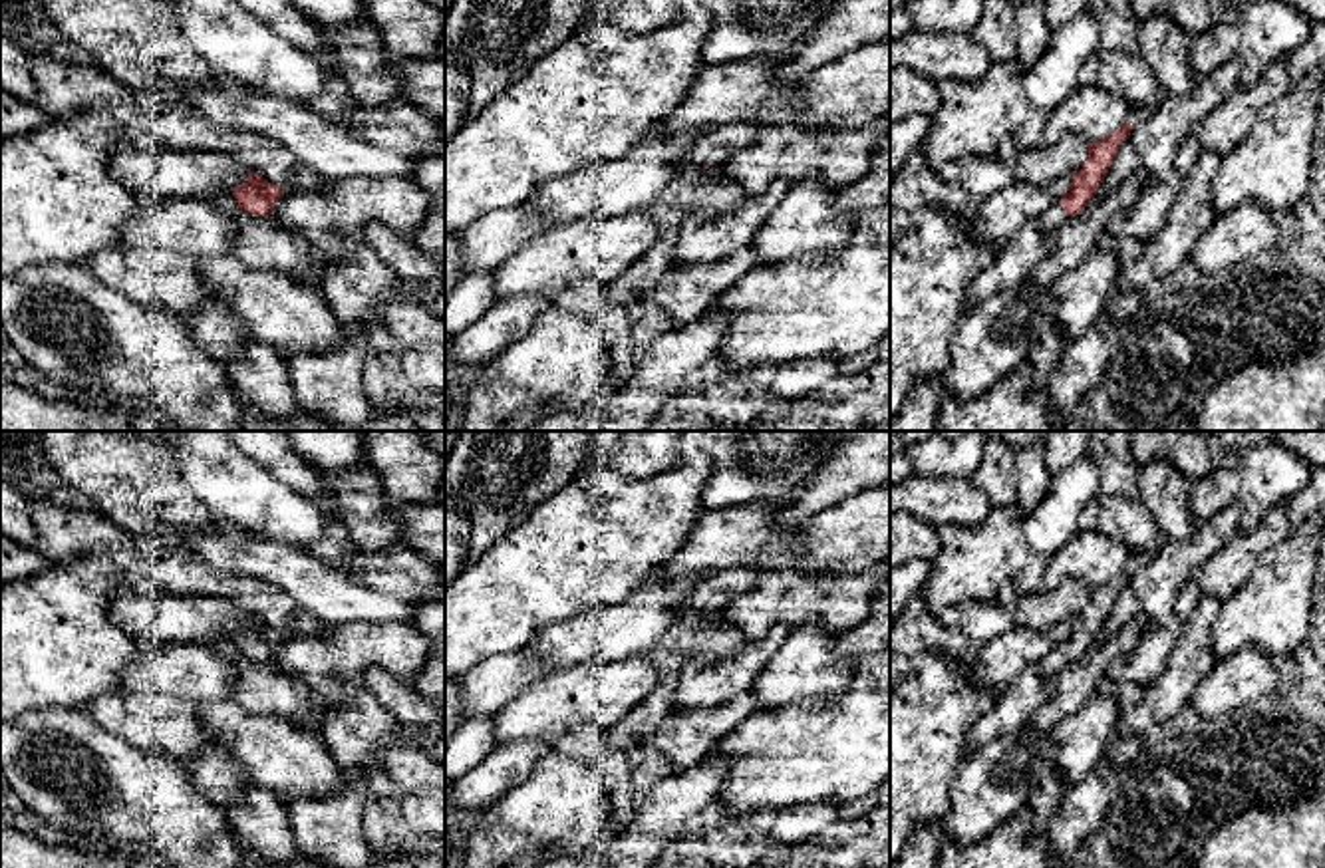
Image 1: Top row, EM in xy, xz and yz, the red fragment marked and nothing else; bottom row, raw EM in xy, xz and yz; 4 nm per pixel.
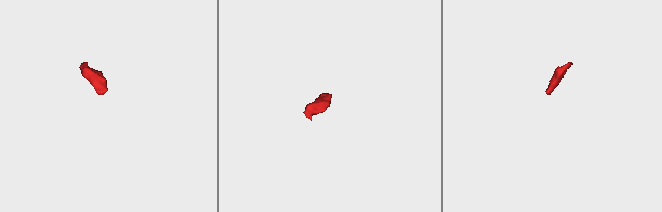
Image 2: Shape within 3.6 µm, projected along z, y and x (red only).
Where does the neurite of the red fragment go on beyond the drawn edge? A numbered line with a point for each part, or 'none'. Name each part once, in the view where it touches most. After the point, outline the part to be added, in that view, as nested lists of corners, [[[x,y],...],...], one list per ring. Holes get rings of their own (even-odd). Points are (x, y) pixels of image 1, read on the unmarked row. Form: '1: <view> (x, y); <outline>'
1: yz (1141, 559); [[[1158,534],[1158,538],[1148,548],[1132,552],[1128,560],[1128,568],[1132,572],[1138,572],[1140,568],[1144,568],[1152,560],[1152,556],[1158,552],[1162,540],[1164,536]]]
2: yz (1053, 662); [[[1055,648],[1039,661],[1039,667],[1043,675],[1051,681],[1067,663],[1069,661],[1065,653],[1059,648]]]

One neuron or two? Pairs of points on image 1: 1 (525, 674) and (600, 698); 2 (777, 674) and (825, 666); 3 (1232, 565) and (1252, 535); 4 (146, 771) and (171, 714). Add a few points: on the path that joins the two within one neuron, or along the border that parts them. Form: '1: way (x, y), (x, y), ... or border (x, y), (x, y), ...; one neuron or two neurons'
1: border (545, 674), (503, 708); two neurons
2: way (789, 674), (813, 670); one neuron
3: way (1238, 557), (1250, 543); one neuron
4: border (112, 733), (147, 751), (173, 755), (183, 763); two neurons

